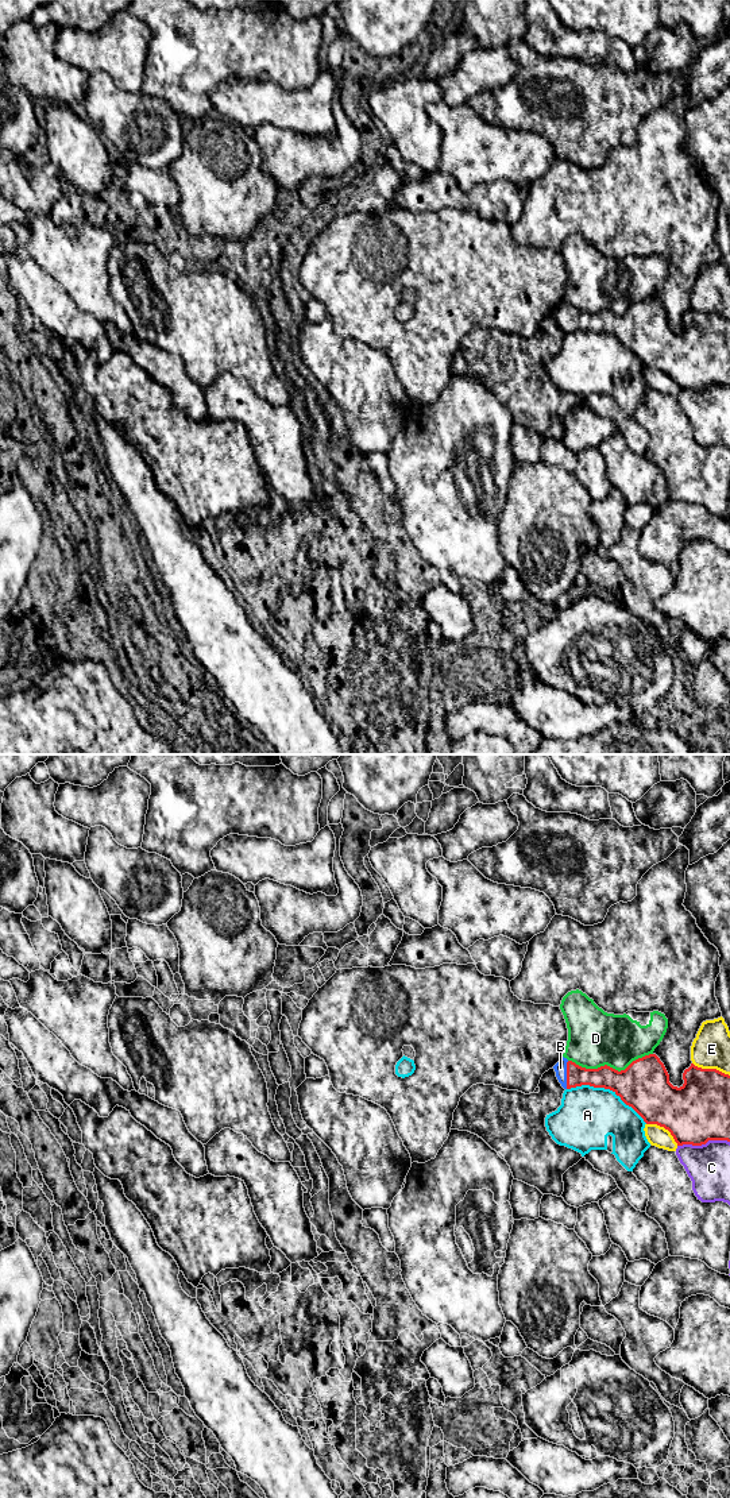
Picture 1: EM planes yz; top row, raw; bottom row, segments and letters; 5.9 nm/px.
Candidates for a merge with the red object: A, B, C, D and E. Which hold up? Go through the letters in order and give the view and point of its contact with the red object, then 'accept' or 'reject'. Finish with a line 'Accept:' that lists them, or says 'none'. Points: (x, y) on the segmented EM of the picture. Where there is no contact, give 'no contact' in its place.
A: meets red in yz at (607, 1088); reject
B: meets red in yz at (567, 1074); accept
C: meets red in yz at (703, 1143); reject
D: meets red in yz at (610, 1068); reject
E: meets red in yz at (711, 1069); reject
Accept: B

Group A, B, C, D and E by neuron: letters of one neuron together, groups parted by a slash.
A / B / C / D / E

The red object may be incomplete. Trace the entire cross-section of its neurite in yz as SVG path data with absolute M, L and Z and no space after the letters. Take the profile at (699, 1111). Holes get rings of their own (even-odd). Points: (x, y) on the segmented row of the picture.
M656 1054L638 1058L621 1072L607 1065L586 1069L564 1057L553 1069L564 1089L590 1085L613 1090L646 1124L668 1130L677 1146L702 1146L708 1140L730 1142L730 1076L717 1069L702 1069L691 1063L683 1073L684 1084L680 1088L669 1082L669 1074Z

